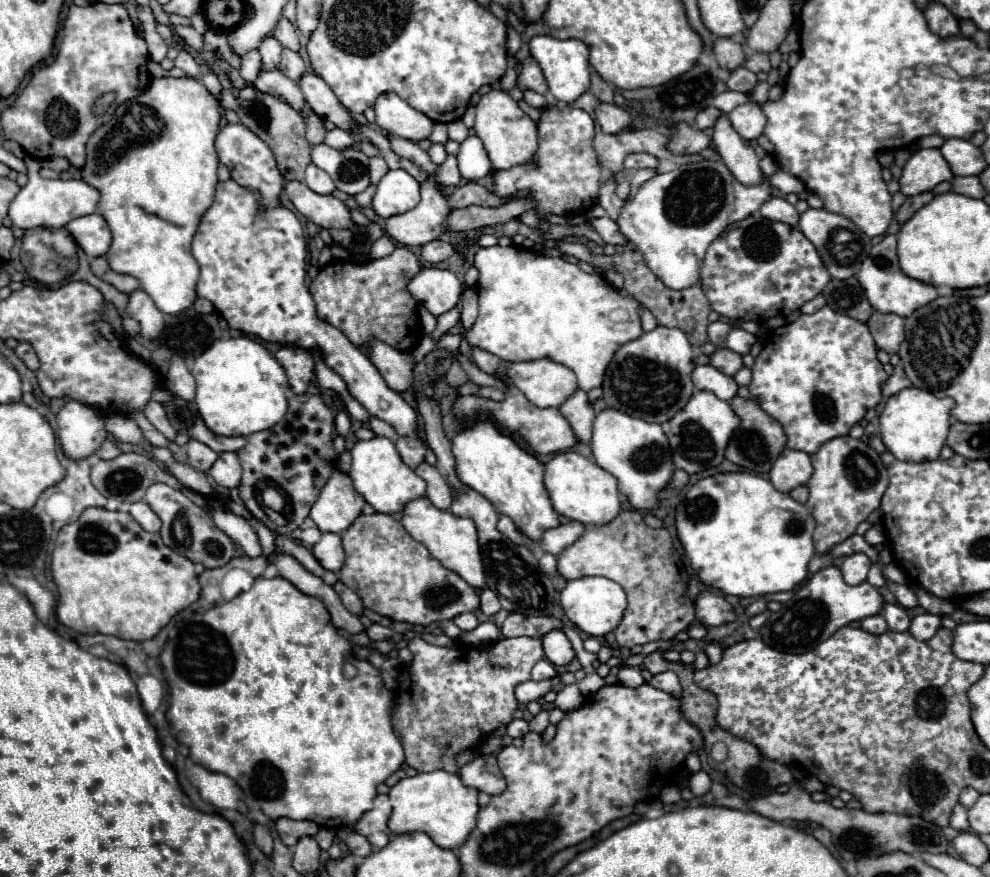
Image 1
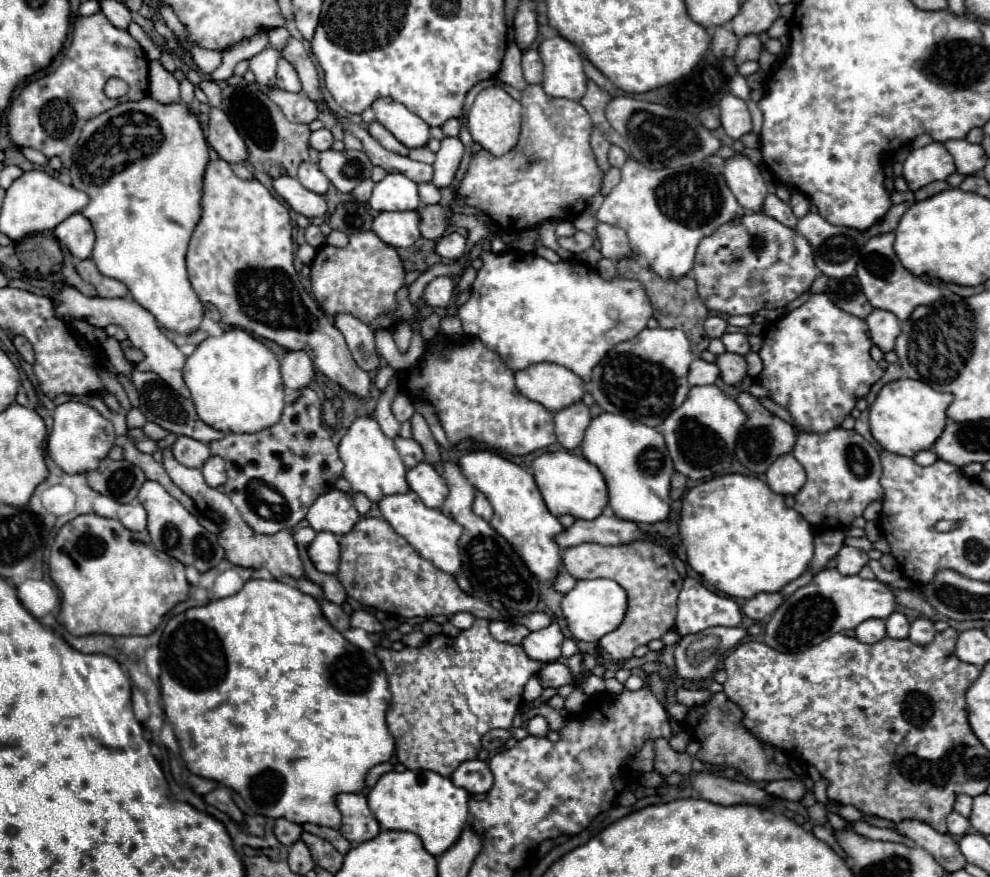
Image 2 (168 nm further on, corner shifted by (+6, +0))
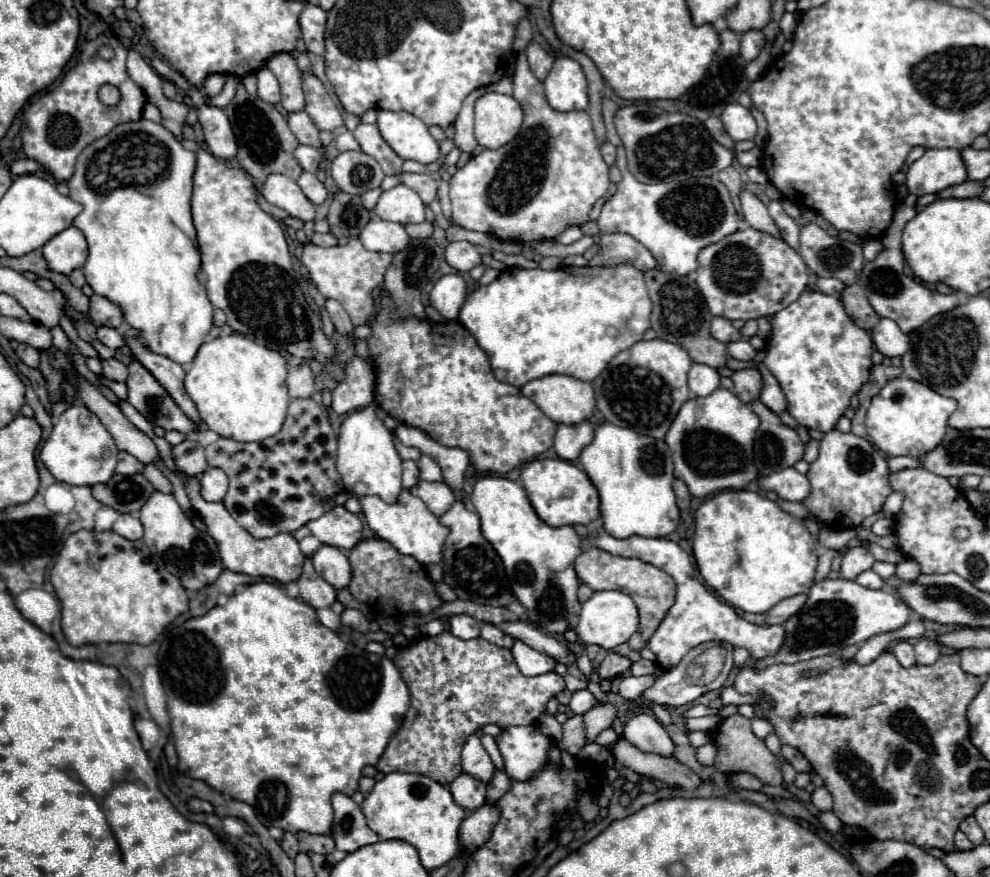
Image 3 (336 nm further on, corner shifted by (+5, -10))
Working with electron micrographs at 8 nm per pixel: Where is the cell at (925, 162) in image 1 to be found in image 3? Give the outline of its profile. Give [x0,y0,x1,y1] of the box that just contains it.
[907,149,967,195]

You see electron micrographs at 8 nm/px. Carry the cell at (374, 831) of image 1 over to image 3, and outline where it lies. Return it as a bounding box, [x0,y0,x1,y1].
[331,793,379,853]

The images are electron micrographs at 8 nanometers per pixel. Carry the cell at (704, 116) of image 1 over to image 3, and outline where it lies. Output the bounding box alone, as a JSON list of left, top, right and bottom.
[705,117,733,149]

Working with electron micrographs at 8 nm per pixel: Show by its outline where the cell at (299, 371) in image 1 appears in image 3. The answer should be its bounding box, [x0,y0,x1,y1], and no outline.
[287,363,315,399]

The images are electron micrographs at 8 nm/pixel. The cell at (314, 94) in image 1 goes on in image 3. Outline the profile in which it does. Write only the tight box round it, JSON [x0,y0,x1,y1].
[401,173,435,205]

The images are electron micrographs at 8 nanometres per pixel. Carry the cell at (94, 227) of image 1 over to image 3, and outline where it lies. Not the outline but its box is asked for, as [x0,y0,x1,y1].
[43,227,87,275]

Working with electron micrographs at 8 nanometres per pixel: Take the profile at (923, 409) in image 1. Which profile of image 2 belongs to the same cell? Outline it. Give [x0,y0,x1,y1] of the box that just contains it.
[870,379,952,457]

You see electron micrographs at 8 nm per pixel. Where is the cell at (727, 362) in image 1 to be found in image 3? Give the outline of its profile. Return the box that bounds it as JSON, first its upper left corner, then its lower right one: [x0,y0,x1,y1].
[731,369,761,403]

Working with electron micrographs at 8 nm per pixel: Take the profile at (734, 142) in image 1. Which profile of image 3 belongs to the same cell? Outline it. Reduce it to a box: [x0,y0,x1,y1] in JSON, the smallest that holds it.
[739,189,779,237]

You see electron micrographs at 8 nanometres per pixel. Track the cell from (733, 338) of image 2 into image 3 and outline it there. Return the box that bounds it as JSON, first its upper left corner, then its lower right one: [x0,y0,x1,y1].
[727,339,755,361]

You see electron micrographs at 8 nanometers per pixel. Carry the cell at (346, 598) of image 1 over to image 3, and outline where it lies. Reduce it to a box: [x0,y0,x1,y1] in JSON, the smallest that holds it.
[297,557,337,609]

